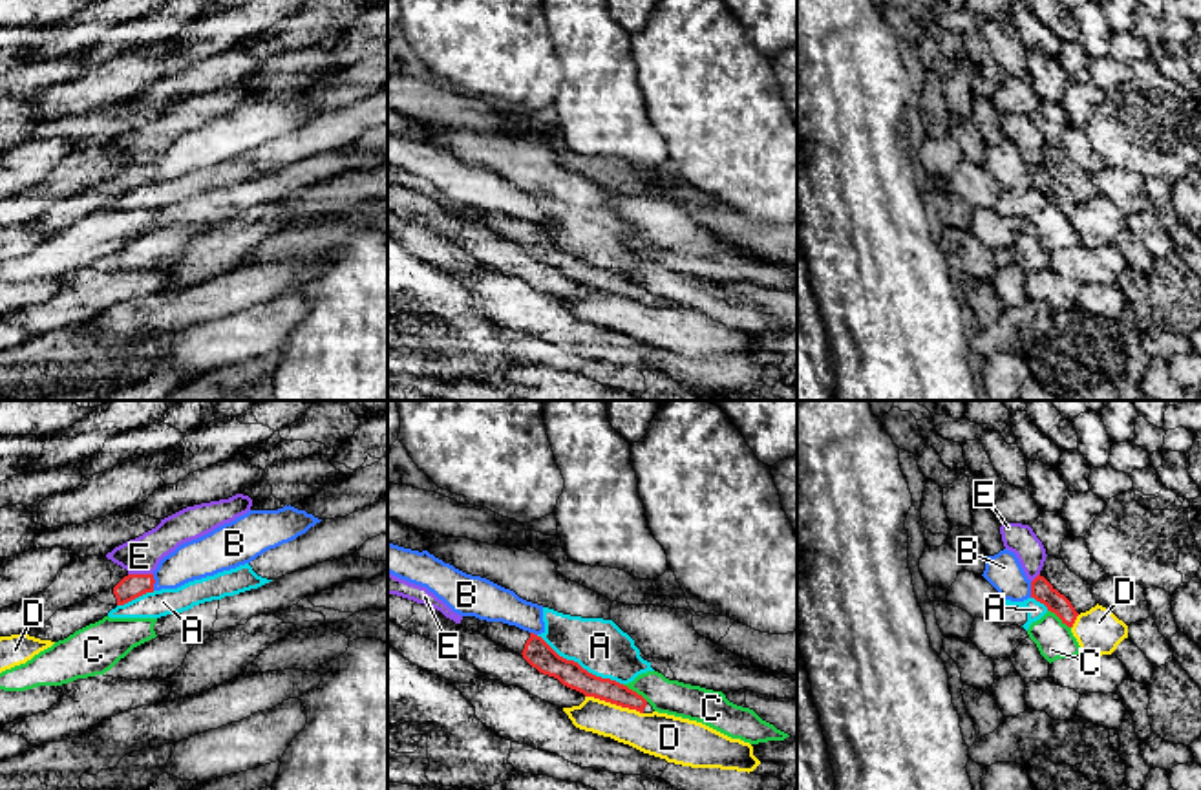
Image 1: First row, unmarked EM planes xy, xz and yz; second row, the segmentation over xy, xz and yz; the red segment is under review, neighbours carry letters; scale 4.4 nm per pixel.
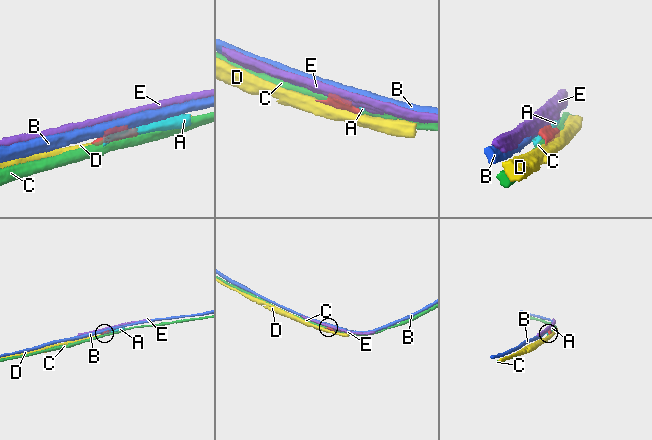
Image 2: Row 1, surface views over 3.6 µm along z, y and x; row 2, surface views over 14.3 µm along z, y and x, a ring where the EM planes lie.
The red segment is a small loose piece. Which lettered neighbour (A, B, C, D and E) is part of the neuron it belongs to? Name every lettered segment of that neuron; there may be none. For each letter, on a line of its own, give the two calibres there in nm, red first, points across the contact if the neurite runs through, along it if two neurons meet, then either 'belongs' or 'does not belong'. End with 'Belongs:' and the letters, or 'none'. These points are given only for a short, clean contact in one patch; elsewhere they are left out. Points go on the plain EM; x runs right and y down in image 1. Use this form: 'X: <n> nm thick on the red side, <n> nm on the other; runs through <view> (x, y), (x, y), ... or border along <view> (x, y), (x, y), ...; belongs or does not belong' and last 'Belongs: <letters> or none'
A: 120 nm thick on the red side, 240 nm on the other; does not belong
B: 110 nm thick on the red side, 170 nm on the other; border along xy (152, 165), (154, 180); does not belong
C: 100 nm thick on the red side, 150 nm on the other; does not belong
D: 110 nm thick on the red side, 190 nm on the other; does not belong
E: 110 nm thick on the red side, 160 nm on the other; border along xy (128, 163), (152, 165); does not belong
Belongs: none

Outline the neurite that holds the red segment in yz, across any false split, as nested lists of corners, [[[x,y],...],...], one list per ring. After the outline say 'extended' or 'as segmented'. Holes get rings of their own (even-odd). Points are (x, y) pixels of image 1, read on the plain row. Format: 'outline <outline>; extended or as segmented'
outline [[[1040,165],[1031,172],[1031,188],[1044,194],[1047,201],[1055,203],[1062,210],[1062,214],[1073,218],[1079,203],[1071,192]]]; as segmented

